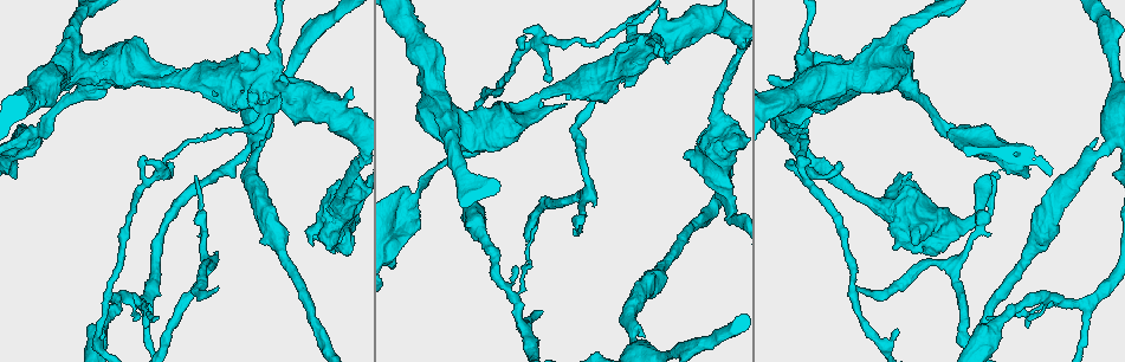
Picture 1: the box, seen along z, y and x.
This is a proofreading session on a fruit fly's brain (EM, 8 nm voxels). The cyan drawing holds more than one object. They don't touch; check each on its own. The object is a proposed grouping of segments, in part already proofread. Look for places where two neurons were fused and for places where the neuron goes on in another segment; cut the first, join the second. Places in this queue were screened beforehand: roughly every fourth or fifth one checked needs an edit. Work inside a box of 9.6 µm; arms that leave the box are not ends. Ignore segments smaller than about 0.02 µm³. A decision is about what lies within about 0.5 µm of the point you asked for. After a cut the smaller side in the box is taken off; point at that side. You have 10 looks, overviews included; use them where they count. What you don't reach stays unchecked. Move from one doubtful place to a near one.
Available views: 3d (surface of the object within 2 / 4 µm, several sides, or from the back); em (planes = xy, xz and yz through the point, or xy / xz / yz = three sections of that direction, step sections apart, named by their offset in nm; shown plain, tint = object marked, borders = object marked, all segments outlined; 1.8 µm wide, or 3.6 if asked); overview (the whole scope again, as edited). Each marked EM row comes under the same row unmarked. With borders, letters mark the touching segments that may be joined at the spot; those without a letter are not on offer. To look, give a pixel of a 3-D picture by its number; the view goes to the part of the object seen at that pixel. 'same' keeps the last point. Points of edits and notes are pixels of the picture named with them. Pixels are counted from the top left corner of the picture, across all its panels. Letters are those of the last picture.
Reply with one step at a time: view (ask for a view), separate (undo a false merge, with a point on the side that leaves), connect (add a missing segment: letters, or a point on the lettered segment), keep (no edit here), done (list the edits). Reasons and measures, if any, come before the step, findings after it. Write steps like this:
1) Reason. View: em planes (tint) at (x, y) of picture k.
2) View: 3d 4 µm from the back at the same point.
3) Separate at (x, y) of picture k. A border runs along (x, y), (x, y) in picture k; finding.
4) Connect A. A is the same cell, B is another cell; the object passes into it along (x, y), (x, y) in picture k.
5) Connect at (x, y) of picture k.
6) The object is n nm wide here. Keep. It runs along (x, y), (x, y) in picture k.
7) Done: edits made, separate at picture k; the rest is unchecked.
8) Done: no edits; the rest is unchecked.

Thick end. View: 3d 2 µm at (908, 174) of picture 1.

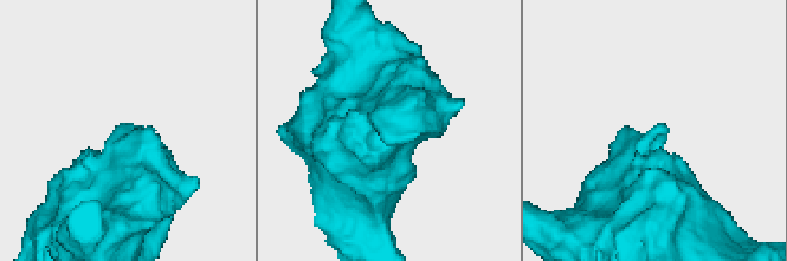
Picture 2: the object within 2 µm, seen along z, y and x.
Now the EM. View: em xz step 8 (tint) at (385, 138) of picture 2.

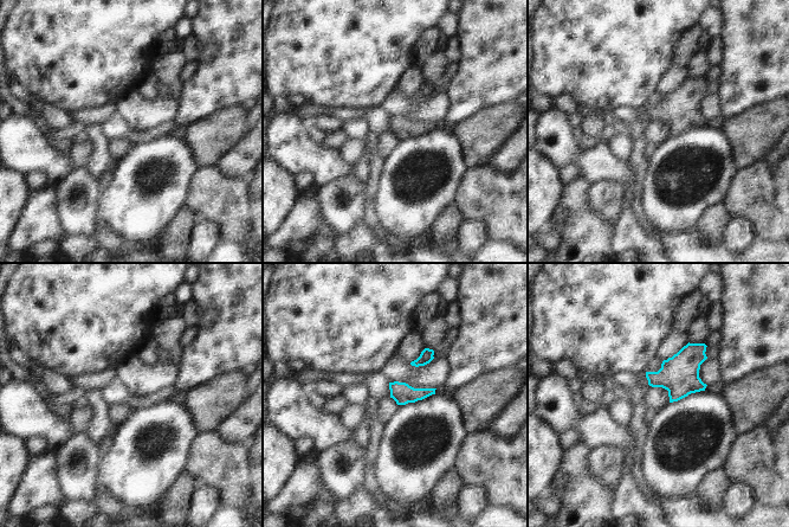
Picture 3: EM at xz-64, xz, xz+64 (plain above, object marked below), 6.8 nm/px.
Cut it another way. View: em planes (borders) at the same point.

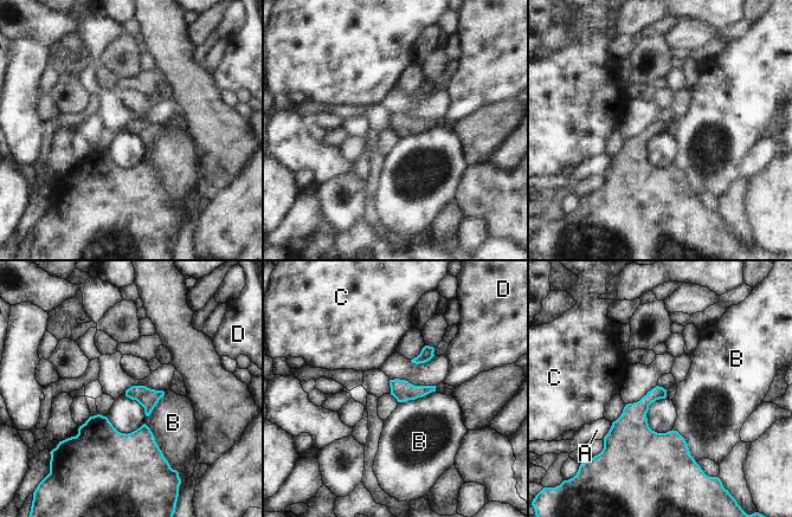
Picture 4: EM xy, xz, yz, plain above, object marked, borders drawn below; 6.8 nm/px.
The longest contact is with B, 340 nm. Keep. A, B, C and D are other cells; a border runs along (145, 422), (171, 465) in picture 4; none of them fits.

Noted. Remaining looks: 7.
Thin neck. View: em planes (borders) at (202, 238) of picture 1.

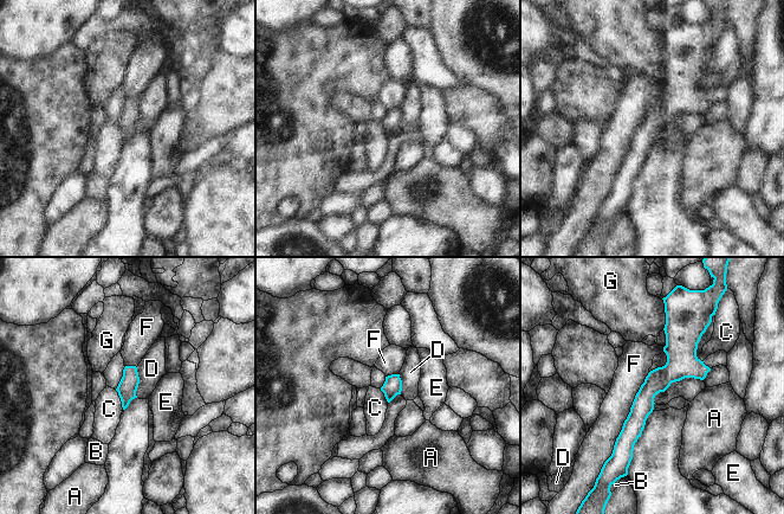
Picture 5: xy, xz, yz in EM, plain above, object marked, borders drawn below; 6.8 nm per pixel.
The object is 130 nm wide here. Keep. A, B, C, D, E, F and G are other cells; a border runs along (115, 390), (123, 410) in picture 5; continuous, no second neuron.

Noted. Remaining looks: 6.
Branch stops here. View: em planes (borders) at (345, 256) of picture 1.

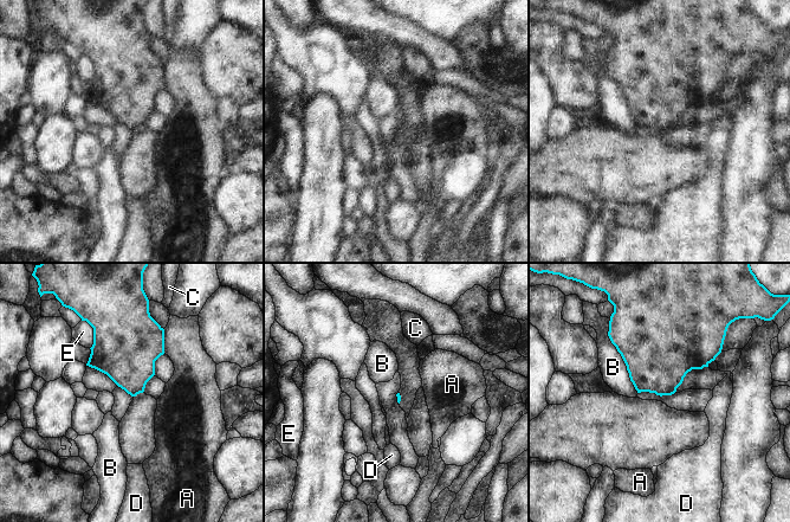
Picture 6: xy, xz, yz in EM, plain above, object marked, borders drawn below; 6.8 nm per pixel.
Keep. A, B, C, D and E are other cells; a border runs along (607, 334), (638, 393) in picture 6; no lettered segment goes on from it.

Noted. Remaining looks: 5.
Branch stops here. View: em planes (borders) at (858, 286) of picture 1.

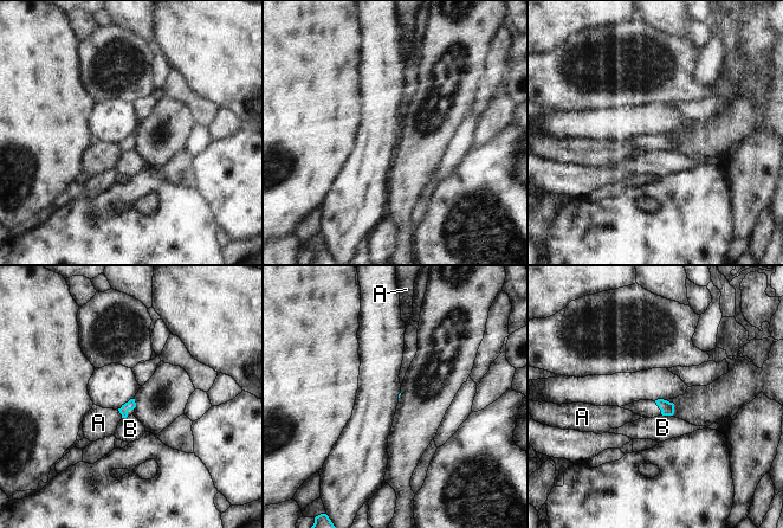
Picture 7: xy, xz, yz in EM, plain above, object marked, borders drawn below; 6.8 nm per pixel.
Keep. A and B are other cells; none of them fits.

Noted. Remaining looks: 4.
Done: no edits; the rest is unchecked.

